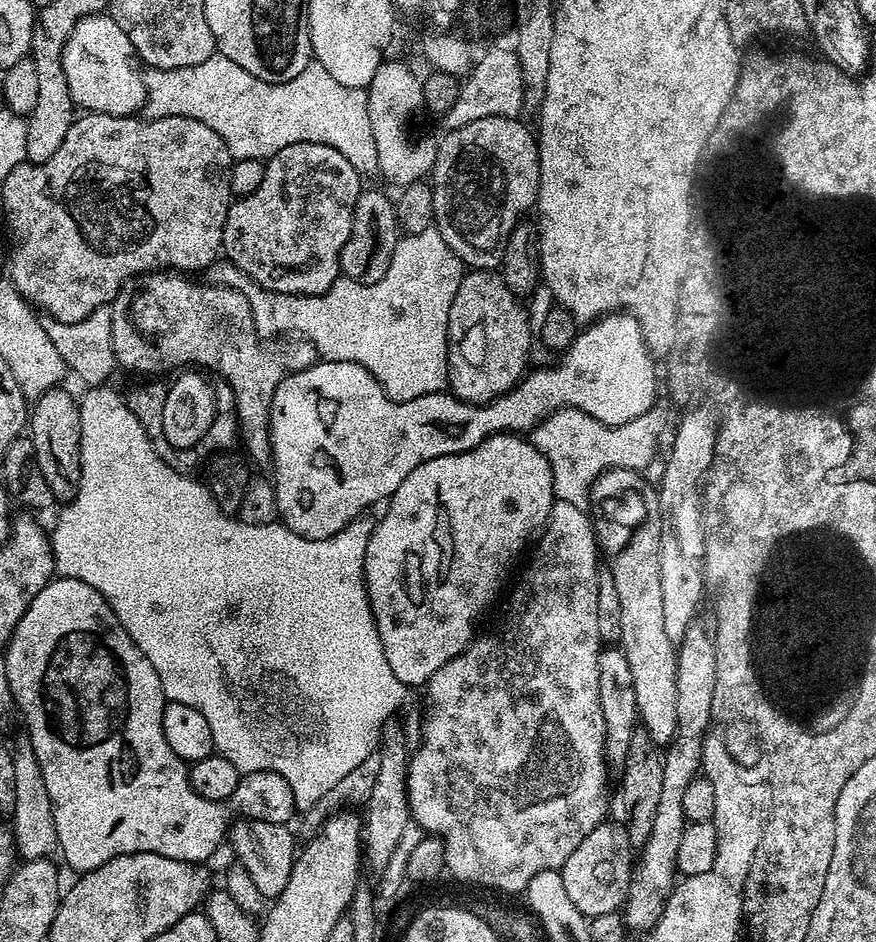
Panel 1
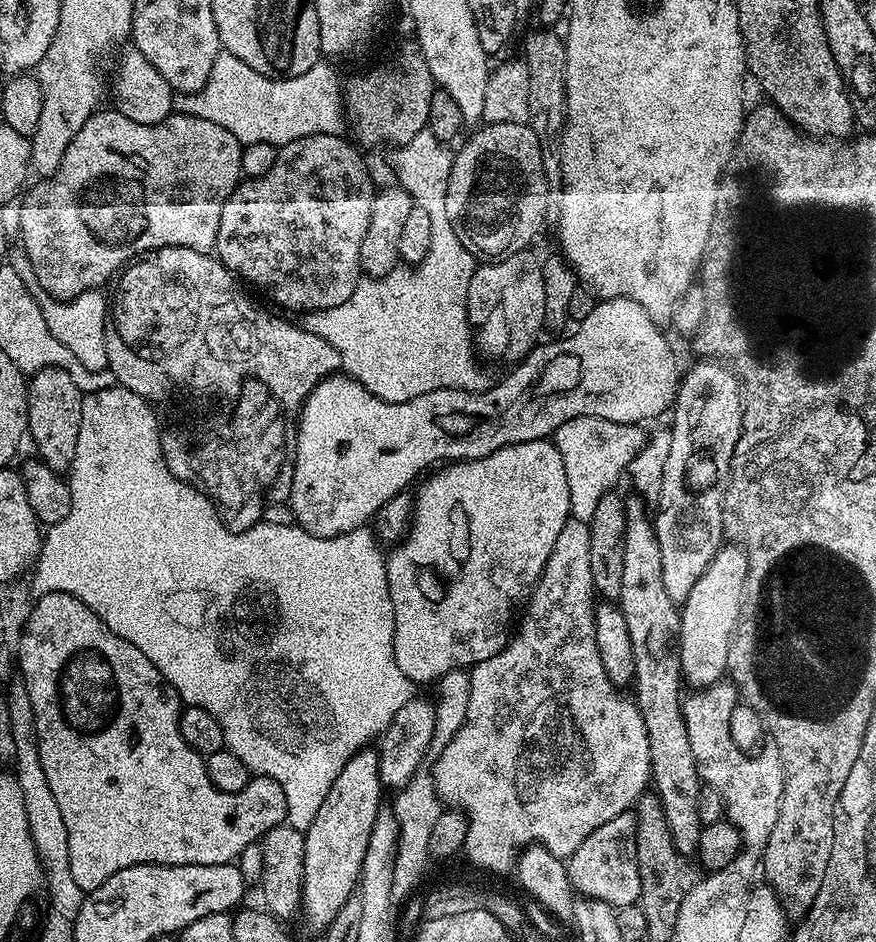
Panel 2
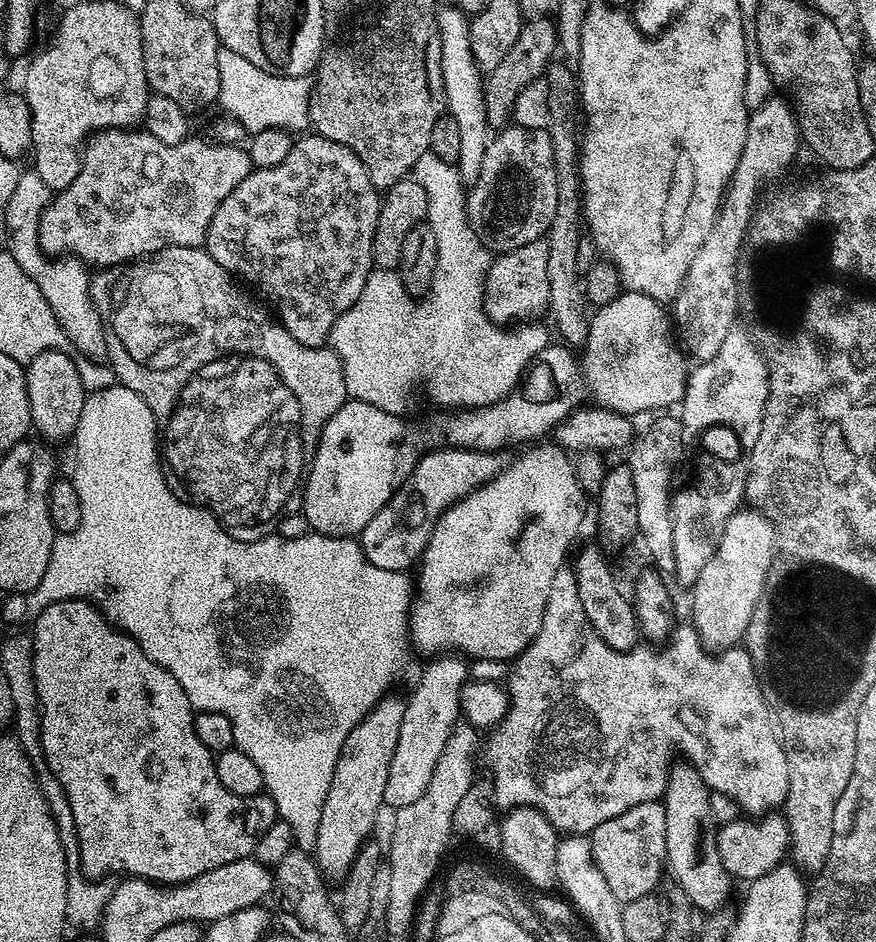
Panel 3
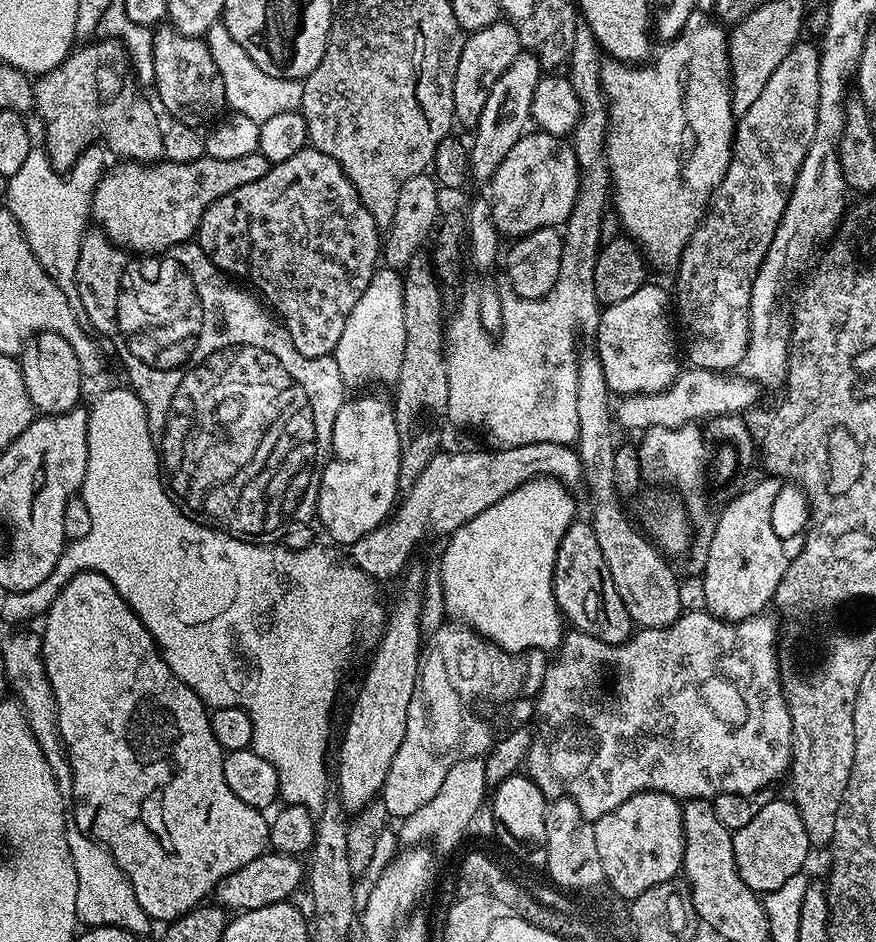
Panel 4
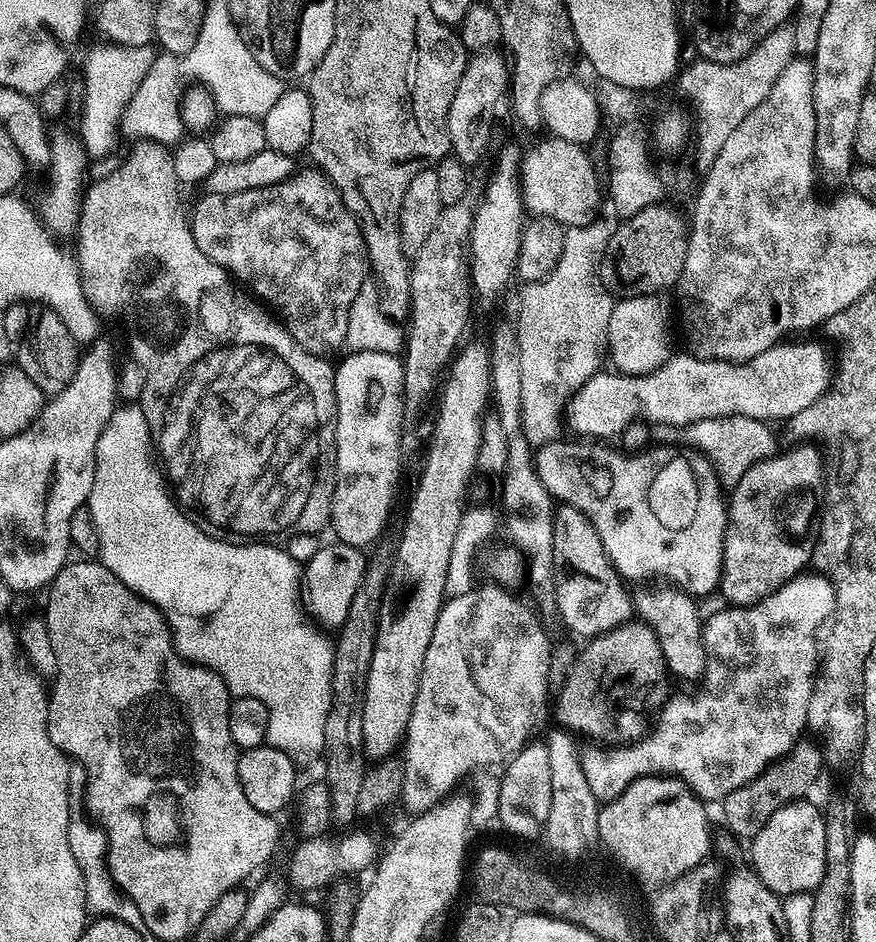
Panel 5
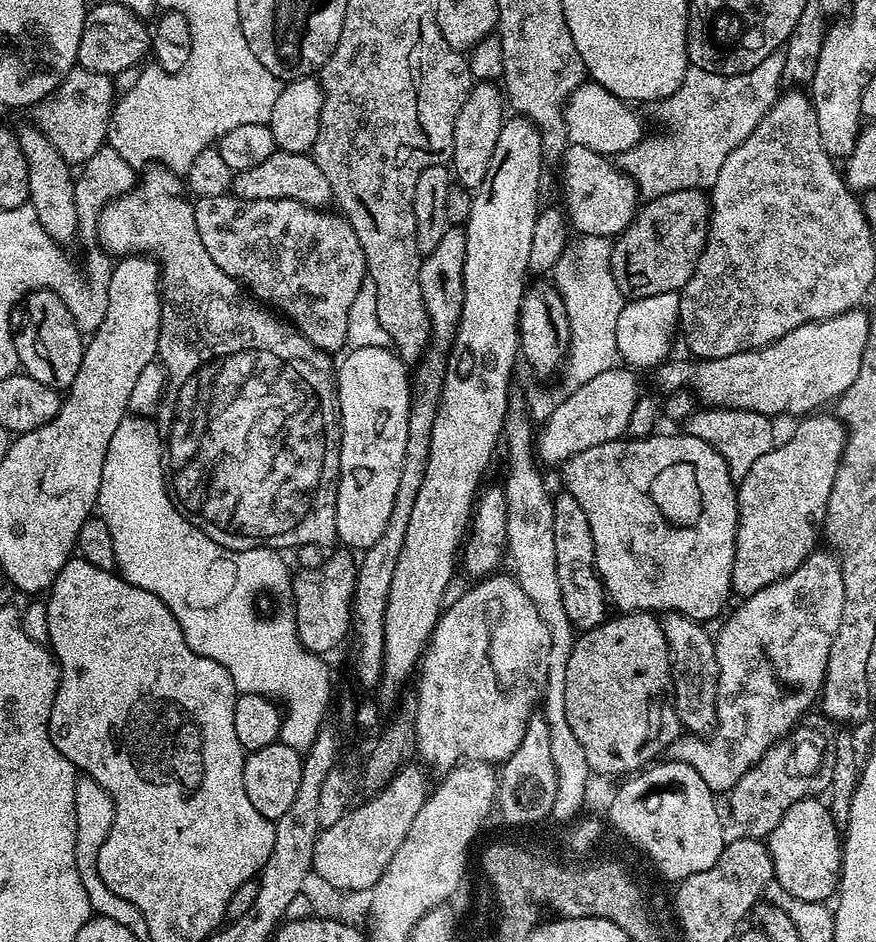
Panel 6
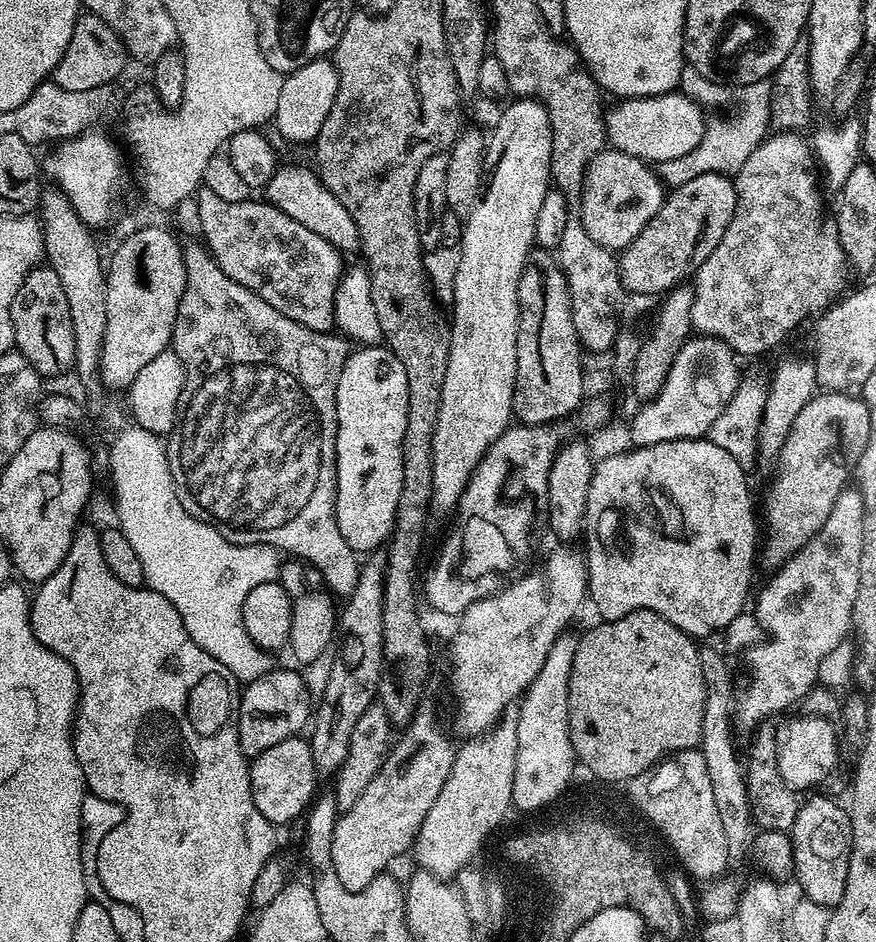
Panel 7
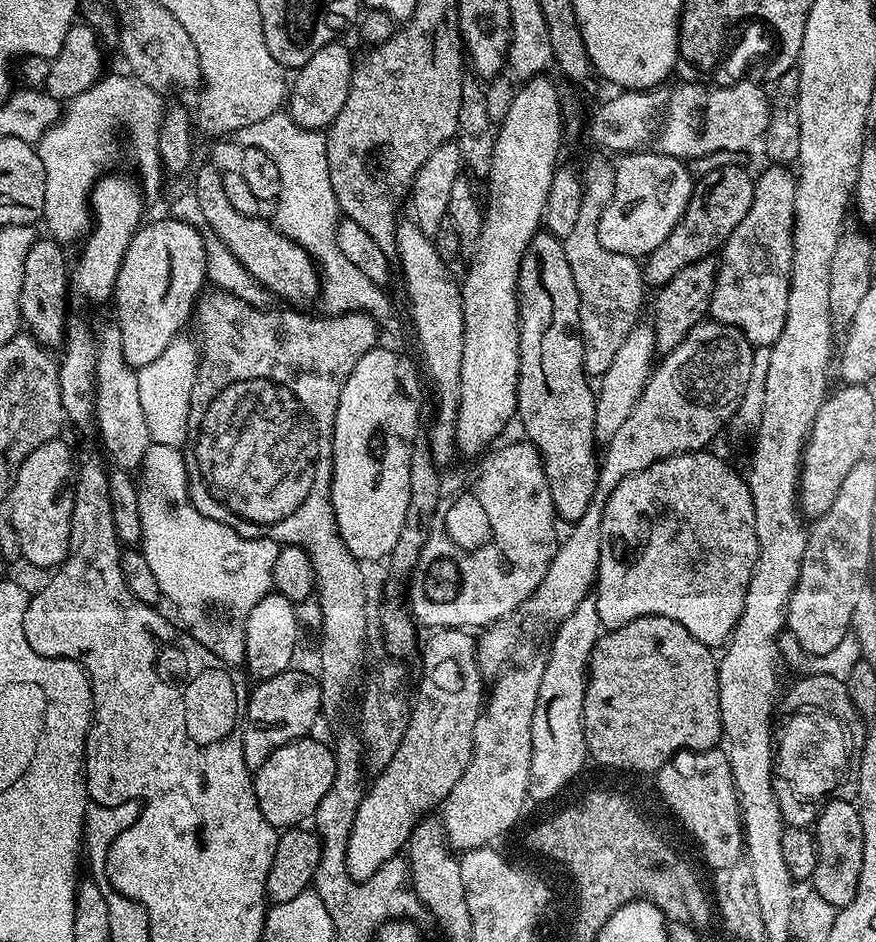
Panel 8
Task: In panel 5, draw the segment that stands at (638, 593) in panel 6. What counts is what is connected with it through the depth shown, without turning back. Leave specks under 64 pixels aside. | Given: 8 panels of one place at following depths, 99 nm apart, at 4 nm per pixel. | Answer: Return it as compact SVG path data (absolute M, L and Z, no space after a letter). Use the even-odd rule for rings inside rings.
M561 438L551 440L549 444L539 445L534 452L536 473L538 474L538 478L542 478L542 486L546 486L546 490L552 495L553 501L560 504L569 504L578 510L582 510L582 514L586 514L586 518L590 518L590 522L594 522L594 530L598 530L598 538L602 538L602 546L606 550L610 562L616 567L616 571L620 573L621 577L628 582L642 576L663 578L692 598L699 598L698 596L704 596L707 592L715 593L720 583L722 546L724 545L724 531L728 525L728 509L726 507L725 493L722 491L720 482L716 478L715 472L707 458L701 454L687 456L684 453L687 451L681 450L676 446L652 446L642 452L625 454L615 447L613 447L614 449L603 448L600 445L603 443L600 442L577 442L575 439L572 440Z

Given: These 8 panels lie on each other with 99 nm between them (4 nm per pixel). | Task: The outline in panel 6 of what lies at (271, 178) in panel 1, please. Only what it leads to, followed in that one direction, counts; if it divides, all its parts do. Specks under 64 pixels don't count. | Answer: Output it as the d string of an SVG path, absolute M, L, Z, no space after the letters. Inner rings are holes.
M231 194L214 198L202 196L195 205L194 218L198 222L202 246L206 246L210 258L214 258L220 269L240 281L255 299L275 309L287 323L324 352L336 354L340 347L343 349L347 345L346 318L368 275L368 267L362 254L362 242L358 242L358 234L354 234L343 215L312 208L297 200L243 200Z

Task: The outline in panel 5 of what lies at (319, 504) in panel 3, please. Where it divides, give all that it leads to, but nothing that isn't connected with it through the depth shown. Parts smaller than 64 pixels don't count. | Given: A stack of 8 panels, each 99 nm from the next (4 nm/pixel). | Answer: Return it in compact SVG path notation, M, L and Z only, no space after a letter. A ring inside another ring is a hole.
M667 295L626 296L612 306L606 337L606 352L612 355L611 367L631 376L658 370L668 361L668 300ZM348 352L345 360L335 365L334 386L336 387L336 485L332 495L332 519L330 521L331 531L336 531L335 539L342 544L349 544L361 550L375 545L380 538L380 533L388 527L392 508L392 499L396 496L396 483L400 476L396 473L396 448L398 449L398 410L404 406L404 366L399 355L391 352Z

